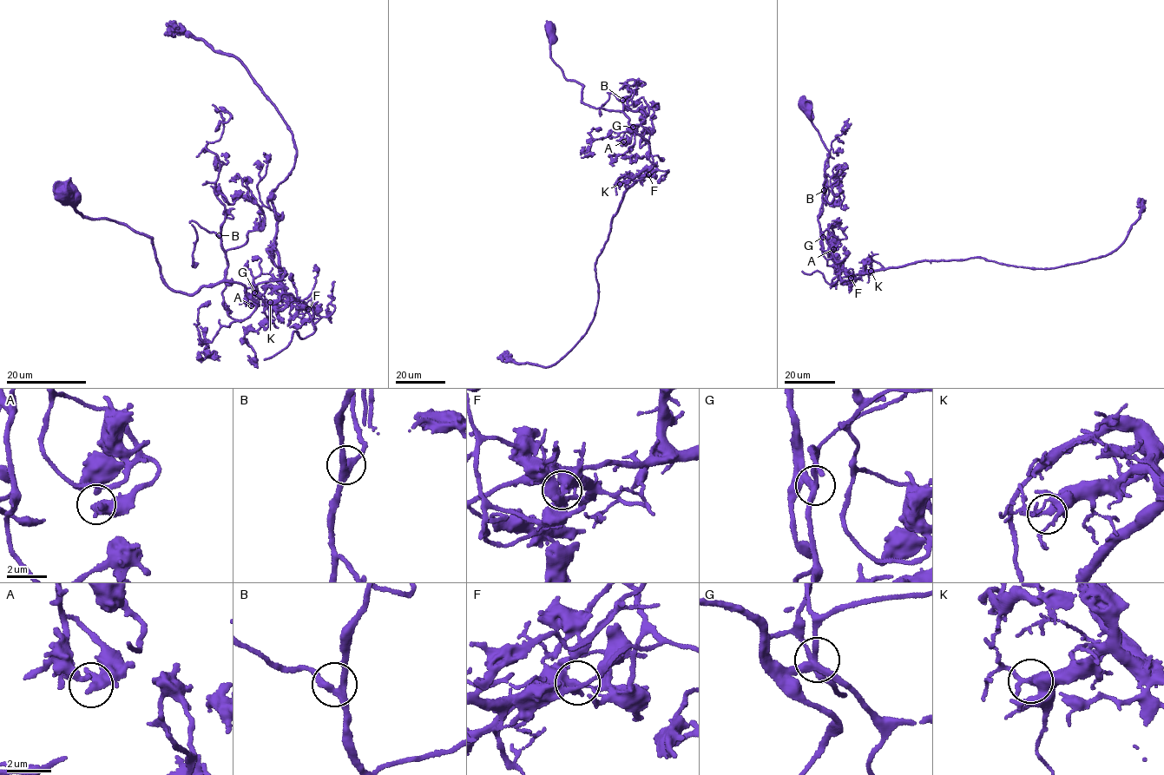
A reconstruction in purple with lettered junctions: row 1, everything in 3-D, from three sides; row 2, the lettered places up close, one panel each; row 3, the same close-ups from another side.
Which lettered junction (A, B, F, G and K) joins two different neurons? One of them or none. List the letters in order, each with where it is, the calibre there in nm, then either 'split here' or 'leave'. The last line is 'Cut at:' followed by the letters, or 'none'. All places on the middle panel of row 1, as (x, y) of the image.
A: at (623, 141); 280 nm thick; leave
B: at (622, 100); 260 nm thick; leave
F: at (648, 174); 240 nm thick; split here
G: at (633, 127); 280 nm thick; leave
K: at (620, 184); 280 nm thick; leave
Cut at: F

